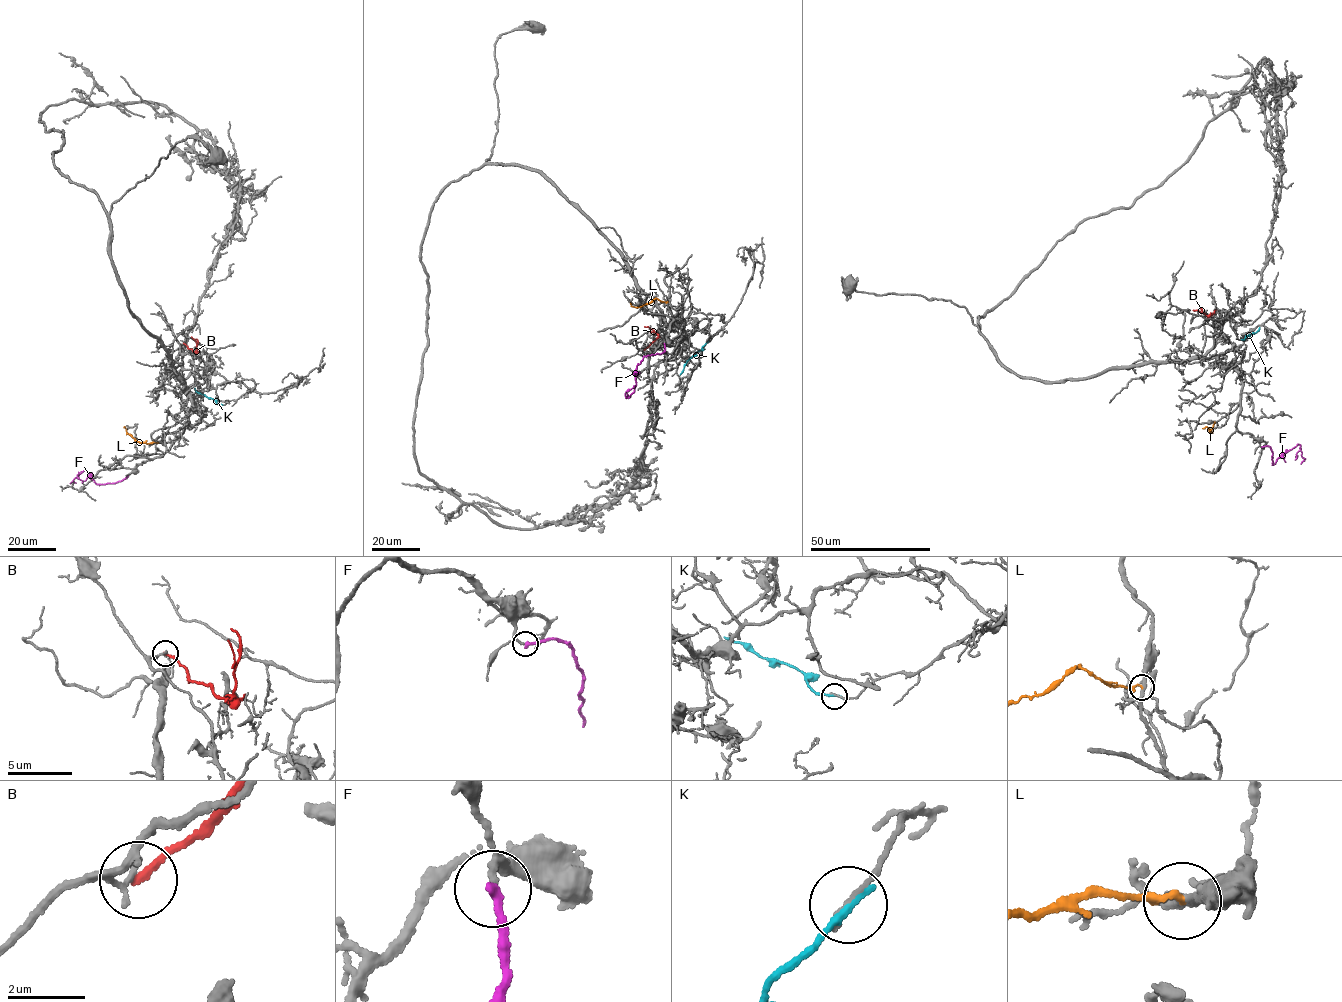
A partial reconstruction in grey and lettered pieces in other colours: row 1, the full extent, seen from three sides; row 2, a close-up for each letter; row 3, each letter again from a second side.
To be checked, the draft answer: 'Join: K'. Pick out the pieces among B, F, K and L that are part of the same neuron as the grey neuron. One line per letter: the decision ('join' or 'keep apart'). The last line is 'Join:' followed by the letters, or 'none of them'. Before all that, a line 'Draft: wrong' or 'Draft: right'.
Draft: wrong
B: keep apart
F: join
K: keep apart
L: keep apart
Join: F

